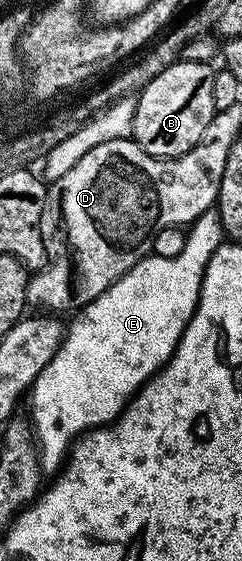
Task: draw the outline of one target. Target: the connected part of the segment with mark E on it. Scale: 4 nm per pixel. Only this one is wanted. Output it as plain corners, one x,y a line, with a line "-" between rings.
210,210
194,220
188,229
183,250
175,258
148,255
125,276
120,276
99,298
84,305
81,313
68,325
65,340
55,358
33,381
33,416
31,423
41,453
41,471
56,474
61,471
73,446
82,432
112,424
121,415
129,401
147,381
173,356
183,330
195,314
205,267
215,250
223,243
221,222
216,211

